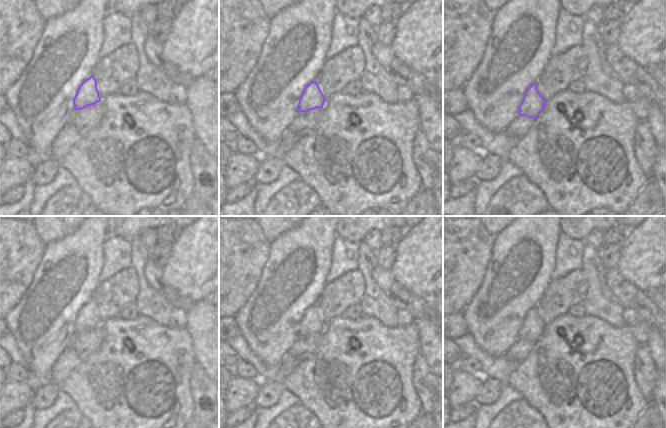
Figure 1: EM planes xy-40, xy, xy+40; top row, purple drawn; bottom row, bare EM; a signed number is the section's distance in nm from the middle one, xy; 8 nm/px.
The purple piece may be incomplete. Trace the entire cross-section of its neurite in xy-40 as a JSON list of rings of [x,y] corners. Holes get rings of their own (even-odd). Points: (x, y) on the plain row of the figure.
[[[92,298],[77,313],[77,317],[73,323],[73,329],[75,334],[82,334],[98,326],[101,326],[101,321],[97,313],[97,305]]]

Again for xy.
[[[316,305],[305,310],[297,329],[297,336],[308,336],[316,332],[323,332],[325,321]]]

